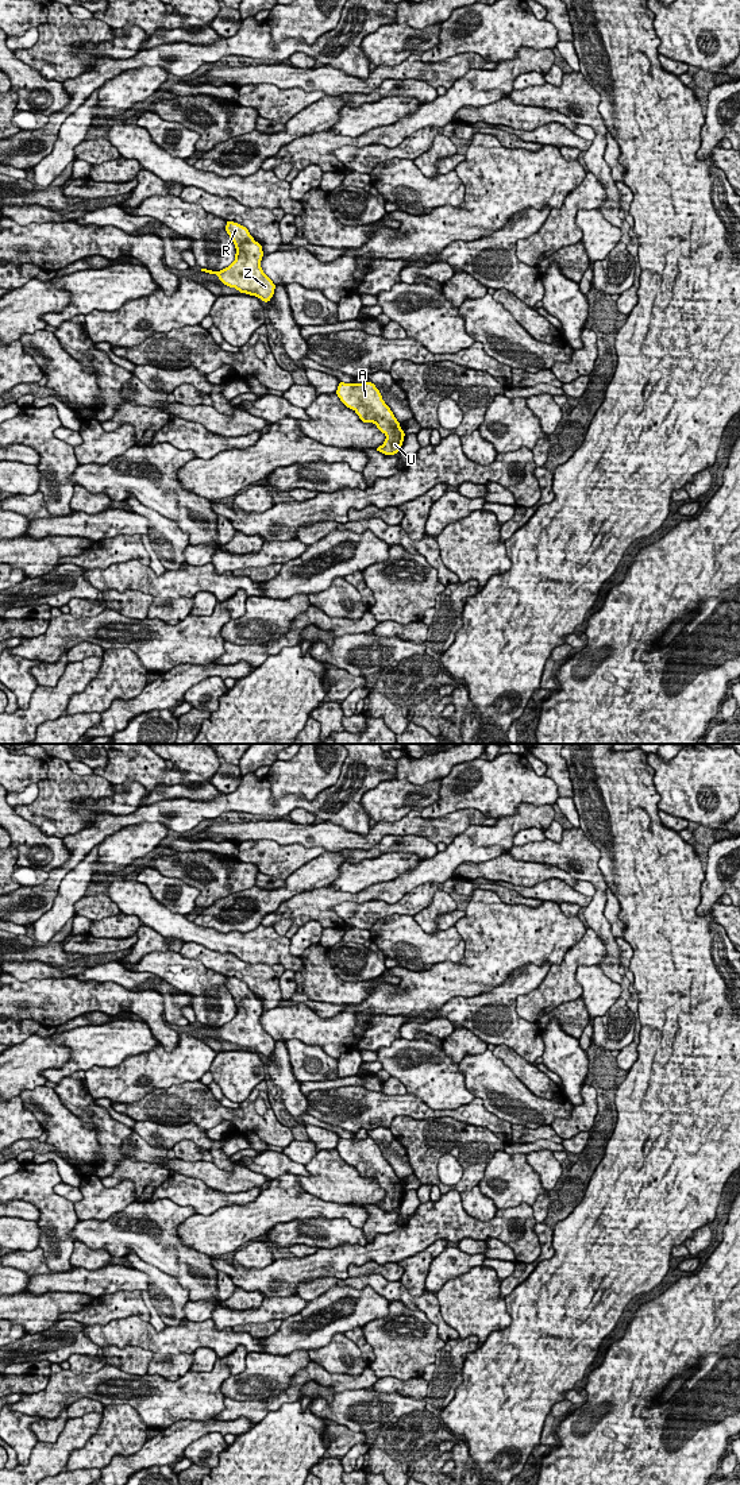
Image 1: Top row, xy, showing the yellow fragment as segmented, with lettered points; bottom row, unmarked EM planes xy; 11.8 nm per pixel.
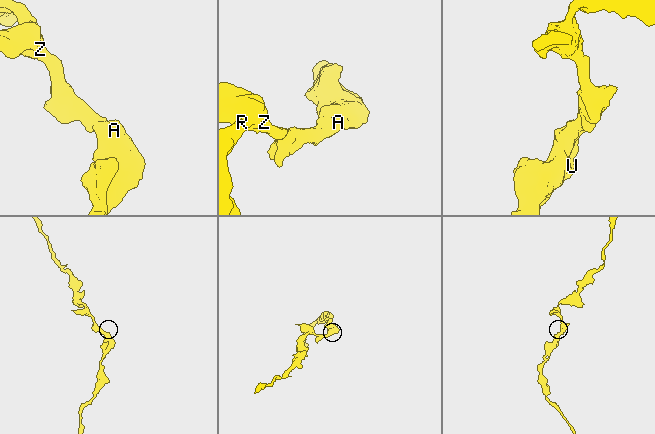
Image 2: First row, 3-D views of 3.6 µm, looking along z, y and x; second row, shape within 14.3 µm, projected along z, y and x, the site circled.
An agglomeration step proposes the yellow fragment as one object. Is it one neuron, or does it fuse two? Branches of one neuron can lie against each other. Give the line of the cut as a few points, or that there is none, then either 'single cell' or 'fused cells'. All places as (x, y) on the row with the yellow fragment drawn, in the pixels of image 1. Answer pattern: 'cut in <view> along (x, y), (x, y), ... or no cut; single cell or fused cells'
no cut; single cell

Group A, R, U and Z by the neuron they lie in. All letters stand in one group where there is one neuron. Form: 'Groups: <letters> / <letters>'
Groups: A R U Z

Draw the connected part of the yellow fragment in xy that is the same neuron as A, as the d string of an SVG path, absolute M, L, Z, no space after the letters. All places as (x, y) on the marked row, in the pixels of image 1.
M340 382L336 394L363 423L375 424L386 436L384 444L377 451L385 455L394 455L401 450L405 433L374 383Z

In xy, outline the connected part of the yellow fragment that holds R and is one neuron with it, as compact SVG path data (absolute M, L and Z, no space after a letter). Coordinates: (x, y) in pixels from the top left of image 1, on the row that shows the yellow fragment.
M227 221L226 231L236 248L235 261L220 271L207 269L201 271L216 274L224 285L240 293L255 296L265 302L270 301L275 285L261 267L262 246L254 240L246 227L238 223Z

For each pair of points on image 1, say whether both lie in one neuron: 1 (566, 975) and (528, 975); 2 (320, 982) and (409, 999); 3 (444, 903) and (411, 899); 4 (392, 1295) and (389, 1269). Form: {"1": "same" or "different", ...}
{"1": "different", "2": "different", "3": "different", "4": "different"}

